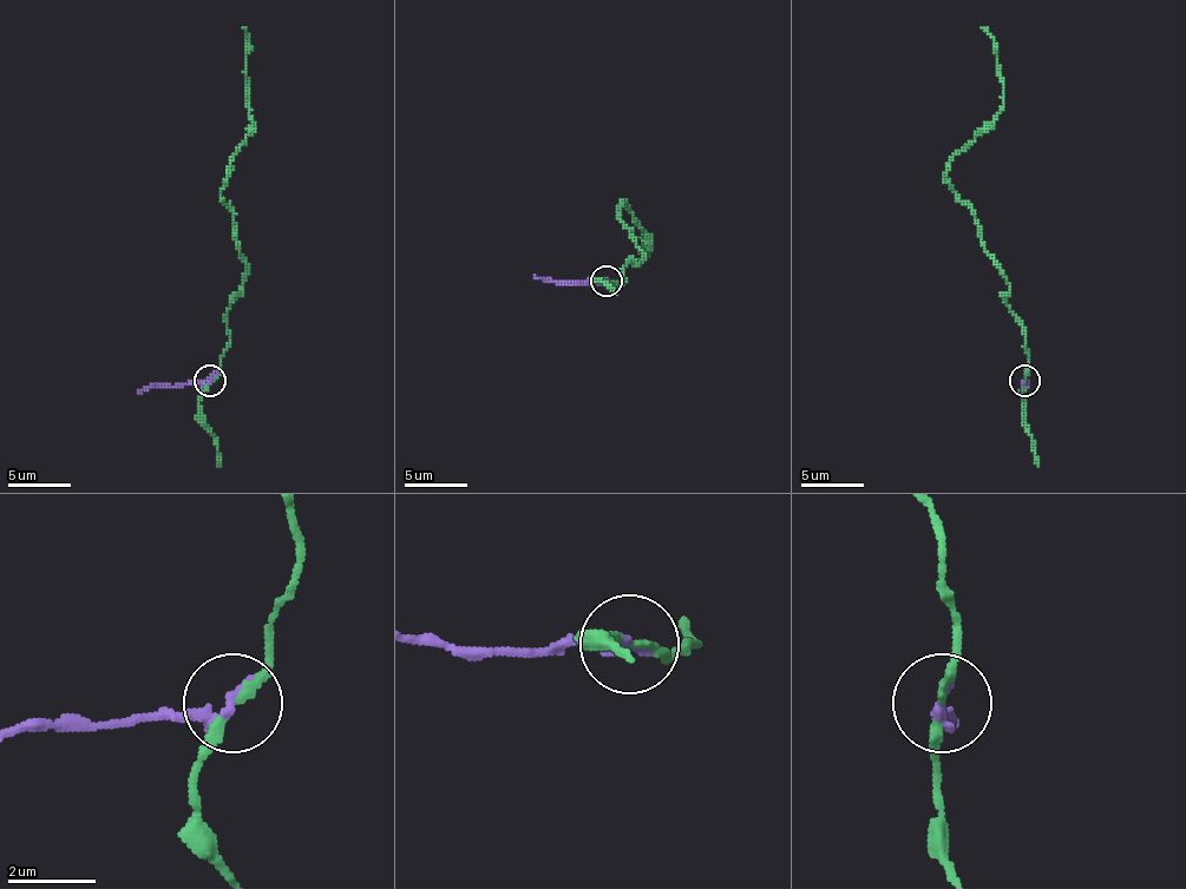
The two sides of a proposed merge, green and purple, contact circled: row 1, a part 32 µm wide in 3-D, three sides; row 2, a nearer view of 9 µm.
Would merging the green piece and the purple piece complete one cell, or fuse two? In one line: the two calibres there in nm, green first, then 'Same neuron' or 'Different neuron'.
Thickness 180 nm (green) against 280 nm. Different neuron

